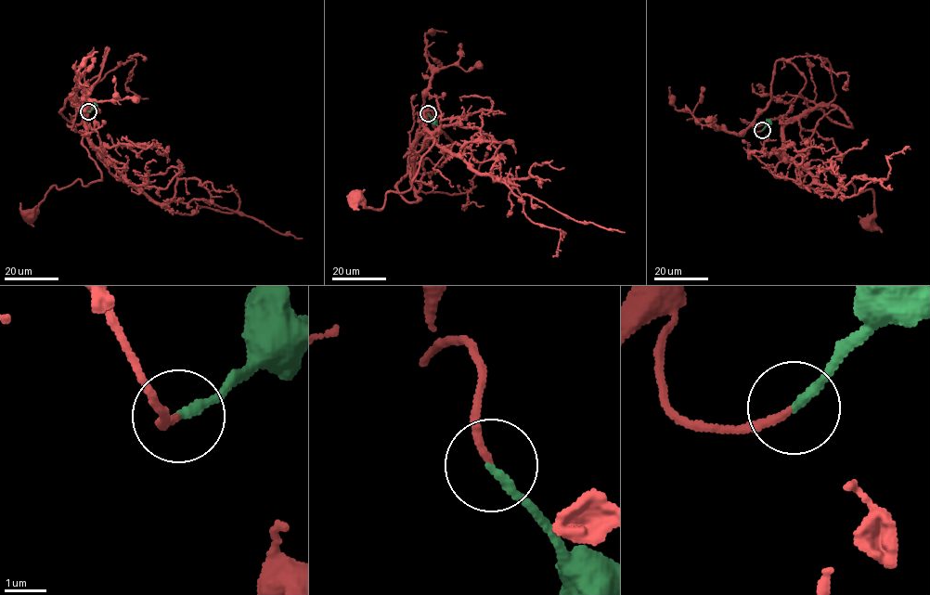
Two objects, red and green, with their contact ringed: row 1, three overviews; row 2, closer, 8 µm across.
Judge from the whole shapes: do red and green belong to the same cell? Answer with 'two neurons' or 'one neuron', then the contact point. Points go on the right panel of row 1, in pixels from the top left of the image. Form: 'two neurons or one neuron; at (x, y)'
one neuron; at (762, 130)

